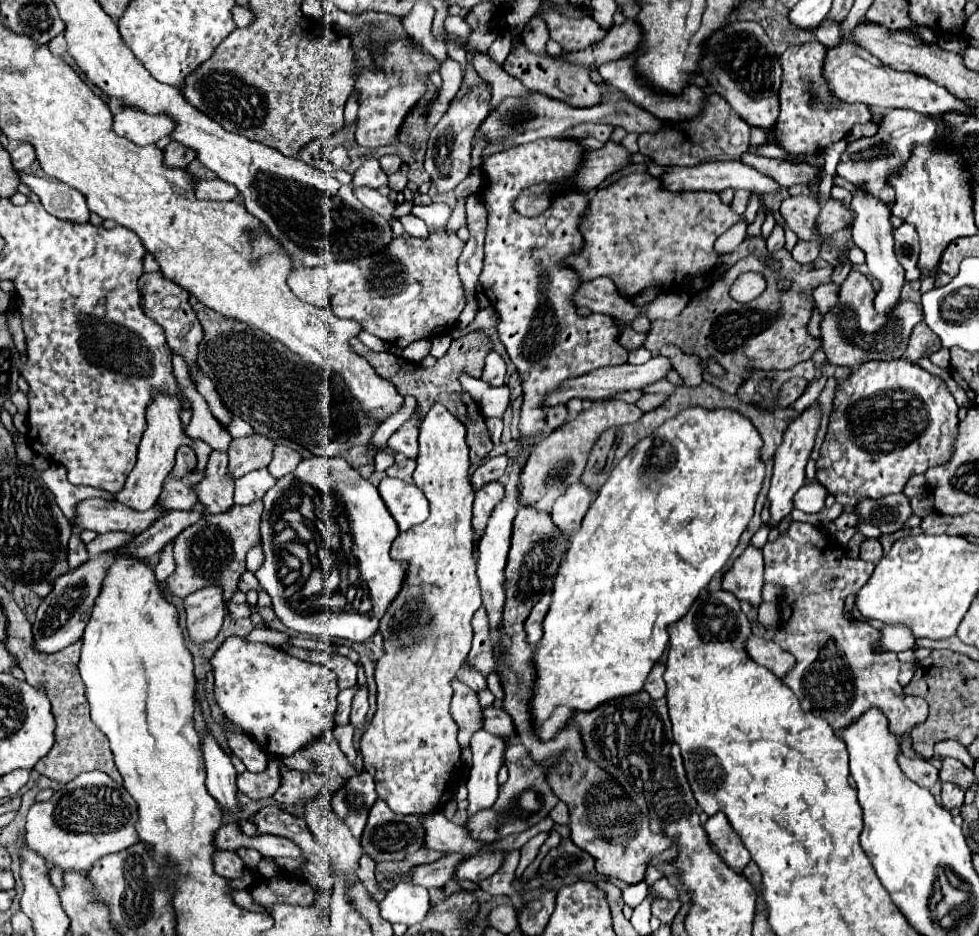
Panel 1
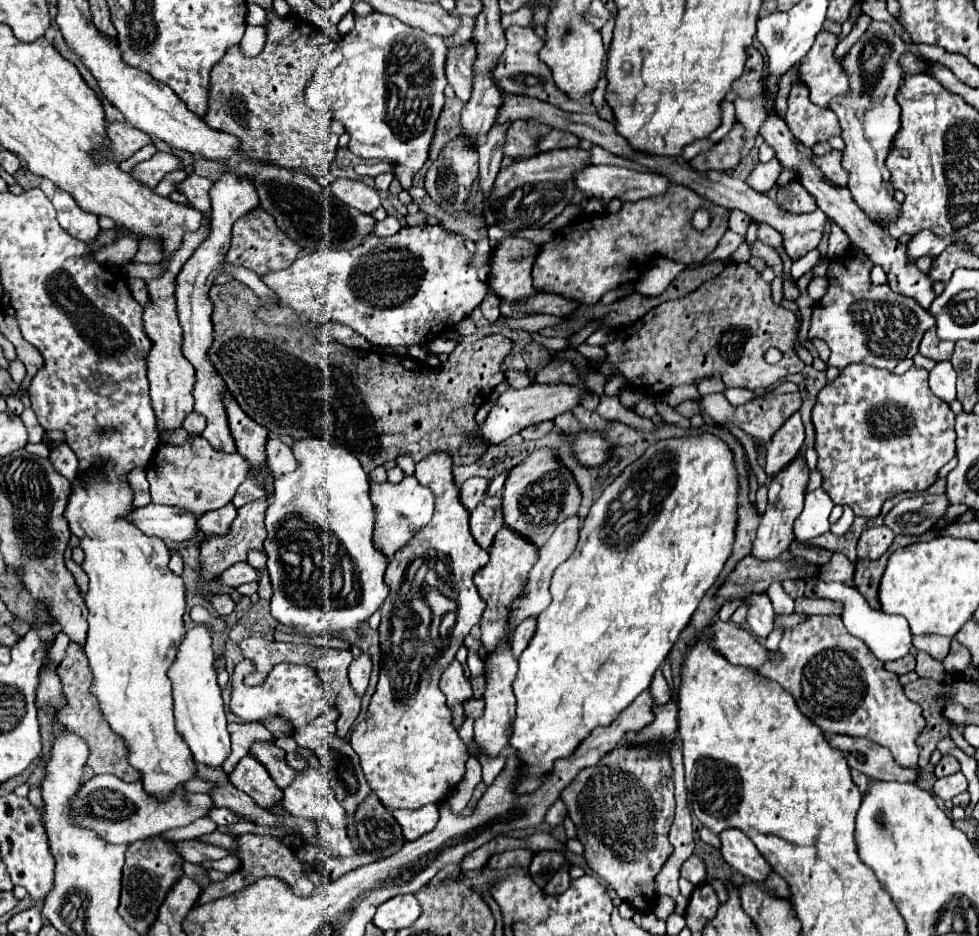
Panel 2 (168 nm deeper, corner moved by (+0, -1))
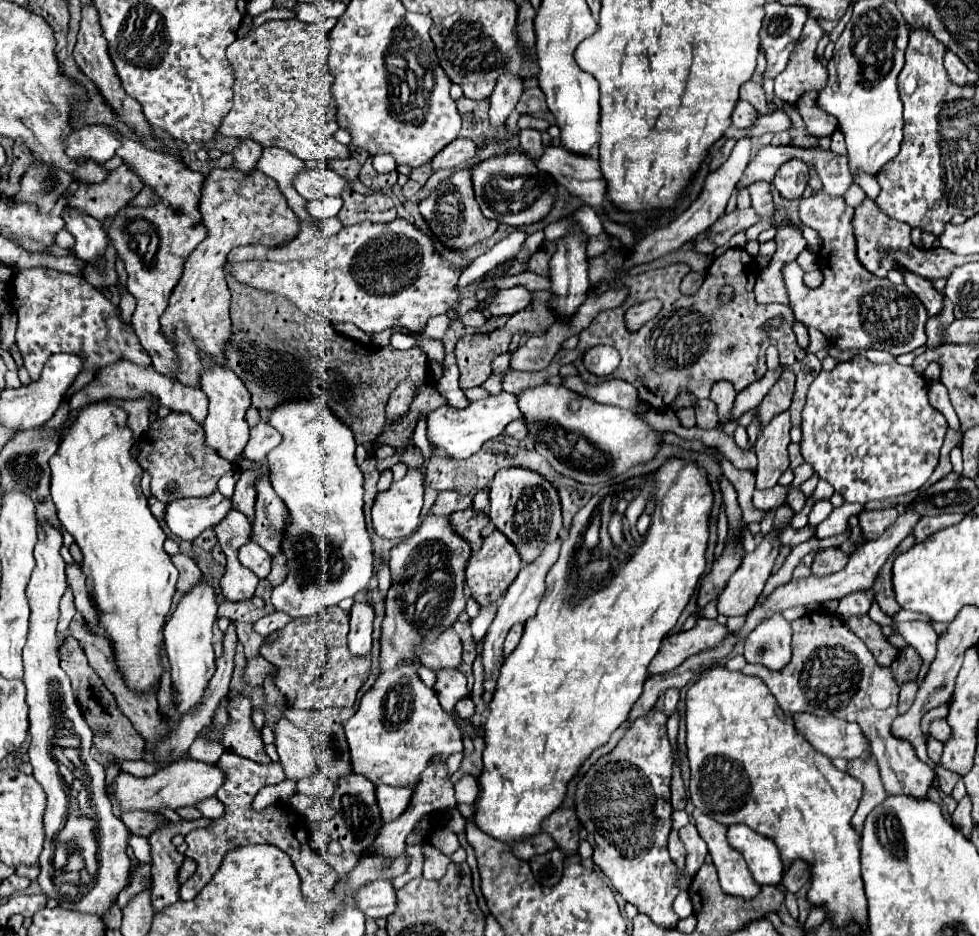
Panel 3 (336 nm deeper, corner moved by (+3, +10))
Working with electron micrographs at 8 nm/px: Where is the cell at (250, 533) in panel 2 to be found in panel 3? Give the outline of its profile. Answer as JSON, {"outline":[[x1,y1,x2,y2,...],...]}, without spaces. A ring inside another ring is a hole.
{"outline":[[243,471,241,479,237,481,237,487,235,487,231,501,233,501,233,507,239,509,251,523,255,521,255,497,257,497,255,473]]}

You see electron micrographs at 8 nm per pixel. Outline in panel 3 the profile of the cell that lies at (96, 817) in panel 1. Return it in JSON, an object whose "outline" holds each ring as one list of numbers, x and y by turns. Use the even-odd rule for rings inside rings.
{"outline":[[177,761,169,767,157,771,151,777,135,777,127,771,119,771,119,775,113,779,113,783,107,789,107,797,111,801,119,803,121,811,127,809,139,809,139,811,161,811,165,807,177,811,181,807,197,805,203,799,209,799,215,795,215,791,223,785,223,773,217,765,203,763,203,761]]}

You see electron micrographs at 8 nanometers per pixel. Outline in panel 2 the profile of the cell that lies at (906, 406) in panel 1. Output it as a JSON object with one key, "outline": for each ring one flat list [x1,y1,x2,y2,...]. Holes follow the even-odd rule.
{"outline":[[850,364,850,368,844,368,840,372,840,376,834,382,828,382,822,392,816,398,814,410,812,410,812,422,814,422,814,430,816,430,816,454,818,454,818,464,816,470,822,474,822,488,828,492,828,496,832,498,834,504,840,506,850,506,854,510,856,516,864,516,864,518,876,518,882,510,882,504,902,492,924,492,928,490,936,478,938,472,944,464,948,464,954,456,956,456,956,436,954,436,954,412,950,410,950,406,940,400,938,396,932,394,930,386,928,386,928,372,924,368,910,368,908,372,904,372,902,376,896,376,890,370,878,370,874,366,868,364]]}

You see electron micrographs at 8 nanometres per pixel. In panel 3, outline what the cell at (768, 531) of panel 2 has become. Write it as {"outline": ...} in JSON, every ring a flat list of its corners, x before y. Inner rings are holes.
{"outline":[[791,523,783,525,781,529,775,529,775,527,773,527,767,535,763,535,763,539,761,539,761,543,757,545,757,549,755,549,753,553,747,553,747,555,743,557,741,567,731,575,731,579,729,579,729,583,727,583,727,587,725,587,725,591,723,591,723,593,719,595,719,599,717,599,717,609,719,609,719,613,723,613,725,617,729,617,729,615,745,615,745,613,755,605,755,599,757,599,757,595,761,593,765,581,769,579,771,569,773,569,773,565,775,565,775,559,777,559,777,555,779,555,779,551,781,551,781,531,783,531,785,527,789,527,789,525,791,525]]}

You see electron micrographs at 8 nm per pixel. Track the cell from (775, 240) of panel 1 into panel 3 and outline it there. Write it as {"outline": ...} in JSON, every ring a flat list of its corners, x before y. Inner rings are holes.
{"outline":[[757,181,755,185,747,187,751,193,751,201,753,201,753,209,759,217,759,221,755,225,751,225,747,229,747,239,757,239,759,233,767,231,773,227,773,215,775,215,775,203,771,197,771,187,767,181]]}

